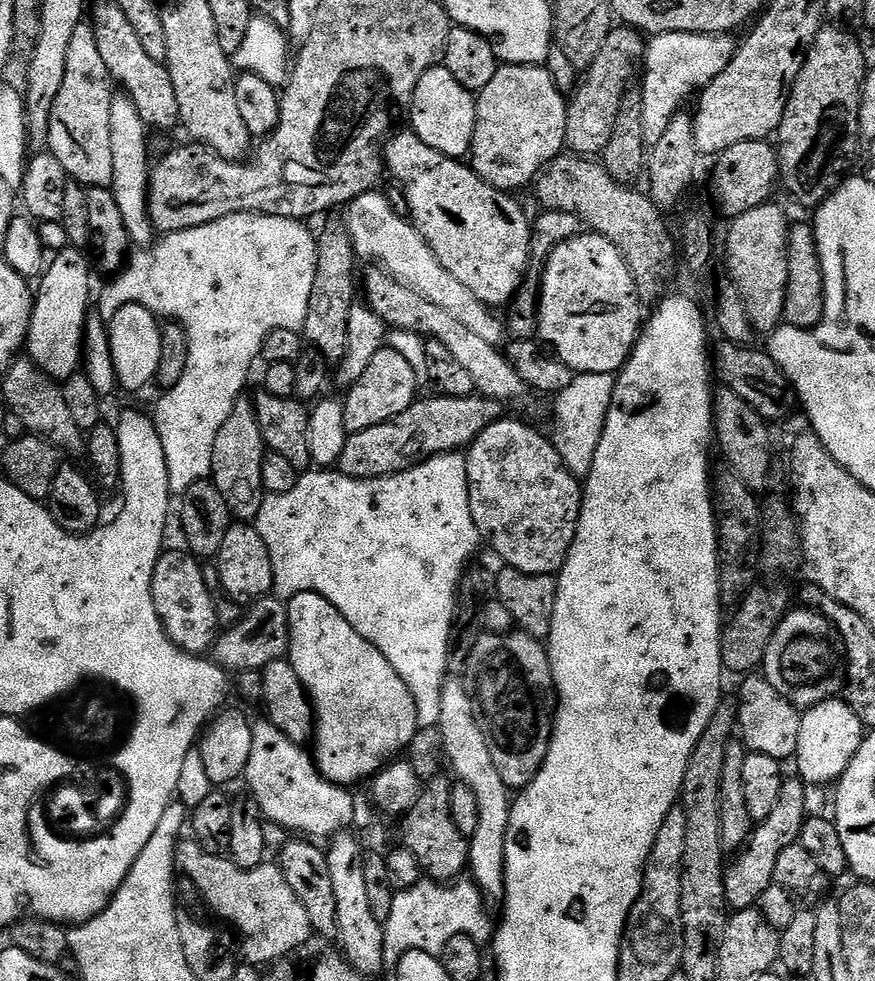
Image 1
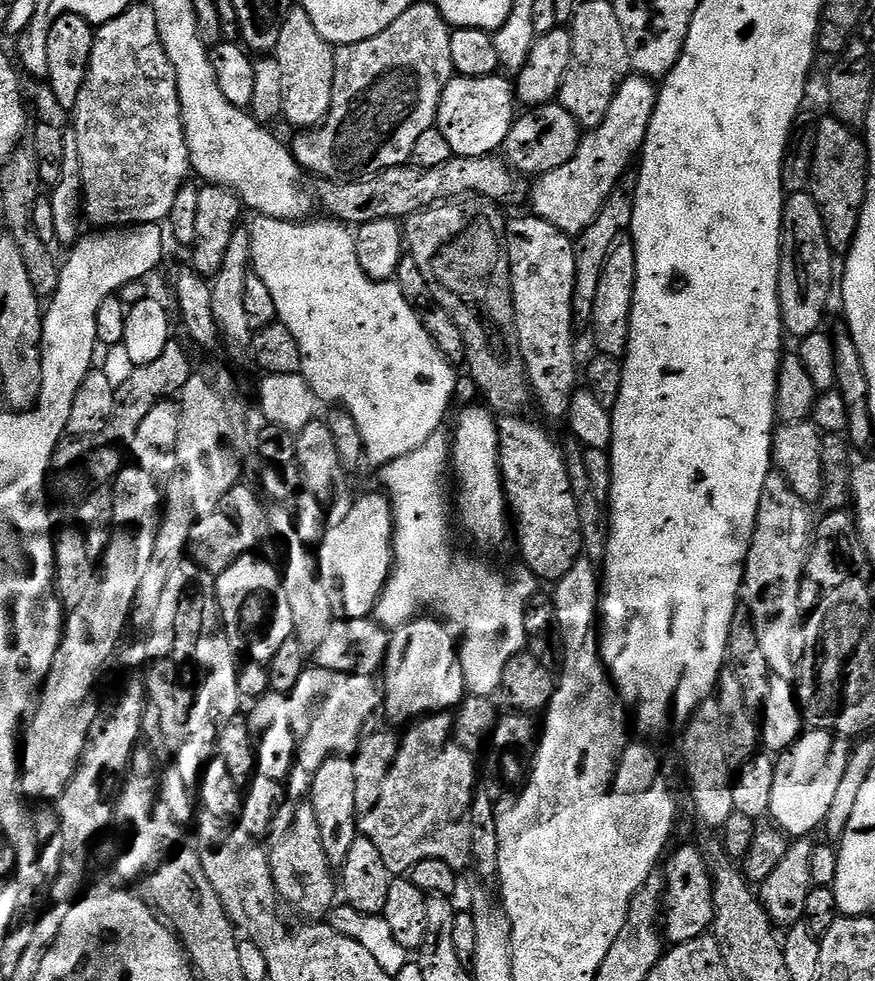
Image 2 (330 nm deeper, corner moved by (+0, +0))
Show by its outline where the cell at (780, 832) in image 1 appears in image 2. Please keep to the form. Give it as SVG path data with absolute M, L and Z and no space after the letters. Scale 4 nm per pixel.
M695 843L684 844L674 852L667 857L663 865L665 868L662 868L662 932L669 945L690 942L705 935L711 929L714 918L712 874L708 871L708 862L704 859L703 852Z

